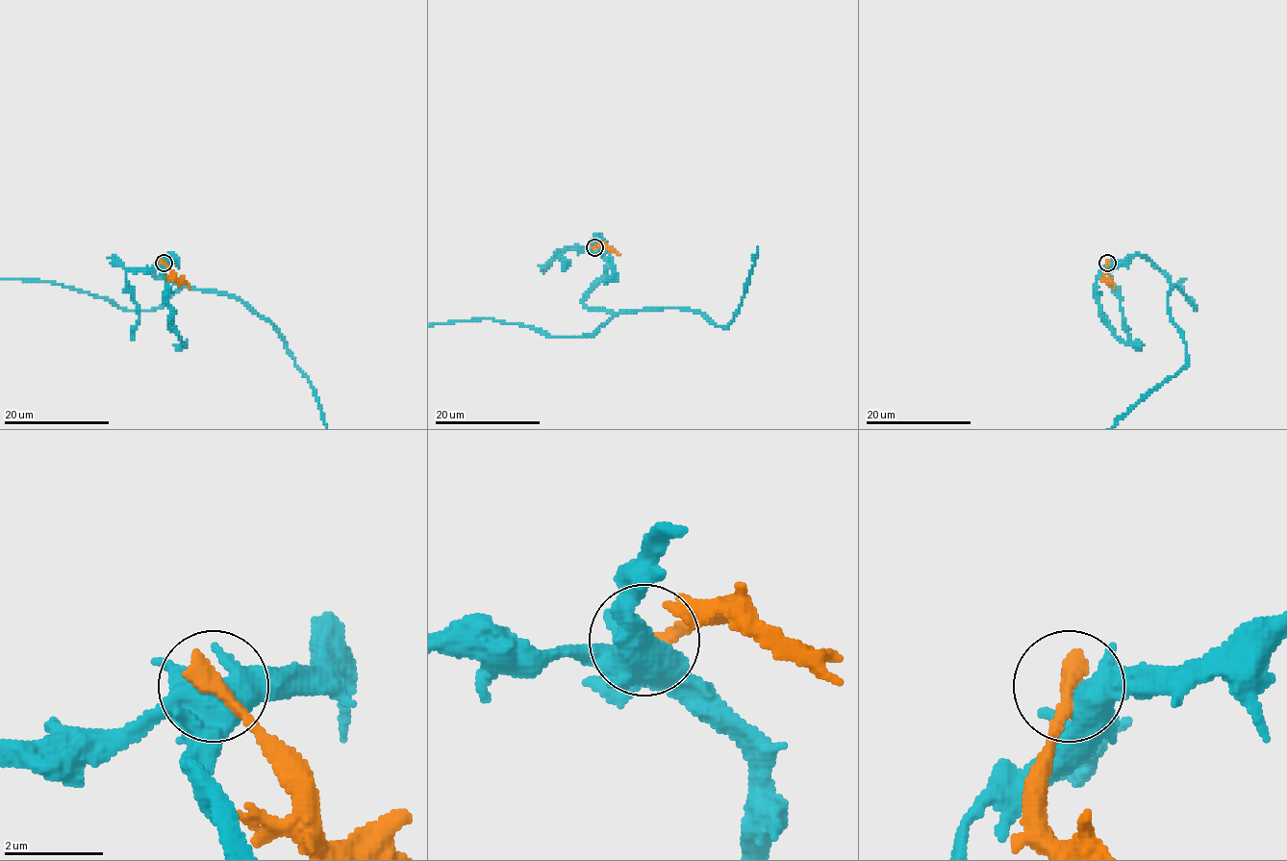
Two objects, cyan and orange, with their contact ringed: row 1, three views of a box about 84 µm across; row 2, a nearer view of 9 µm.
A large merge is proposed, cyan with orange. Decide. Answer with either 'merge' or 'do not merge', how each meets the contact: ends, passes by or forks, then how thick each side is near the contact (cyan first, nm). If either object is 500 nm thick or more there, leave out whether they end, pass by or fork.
do not merge; 550 nm thick on the cyan side, 400 nm on the other

